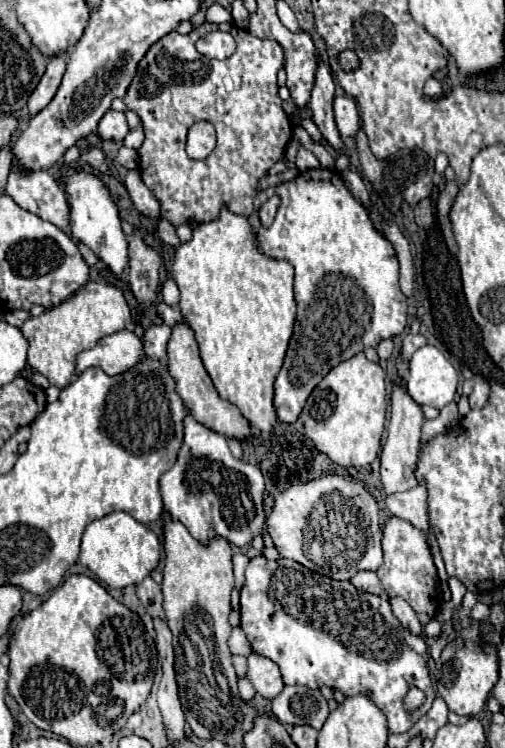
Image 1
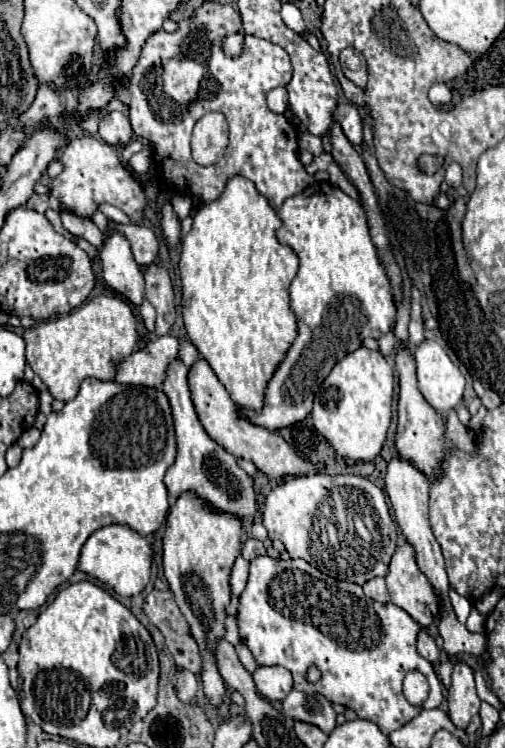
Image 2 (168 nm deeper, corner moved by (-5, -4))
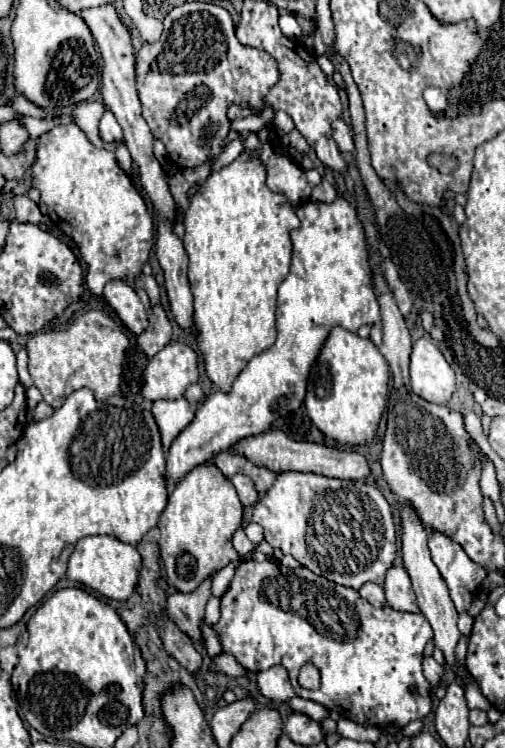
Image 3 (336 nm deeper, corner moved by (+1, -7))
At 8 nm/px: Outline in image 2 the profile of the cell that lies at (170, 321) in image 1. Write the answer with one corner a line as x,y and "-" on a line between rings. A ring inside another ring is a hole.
178,338
178,342
180,342
180,360
190,368
198,358
198,350
188,338

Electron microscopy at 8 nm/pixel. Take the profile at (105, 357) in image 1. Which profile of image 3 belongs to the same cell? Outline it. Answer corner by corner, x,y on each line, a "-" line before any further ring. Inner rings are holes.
170,343
148,363
144,379
146,399
180,399
198,381
198,355
184,343

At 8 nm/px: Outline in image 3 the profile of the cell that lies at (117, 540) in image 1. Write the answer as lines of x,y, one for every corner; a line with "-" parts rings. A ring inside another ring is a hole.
94,535
94,537
84,537
76,543
68,559
66,577
70,581
82,583
84,587
108,599
128,599
136,589
138,569
140,569
140,553
136,551
134,545
122,543
110,535

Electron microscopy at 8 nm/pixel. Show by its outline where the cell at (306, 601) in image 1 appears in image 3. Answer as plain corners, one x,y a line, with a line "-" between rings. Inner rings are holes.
252,559
242,561
220,599
220,621
212,629
220,637
222,653
232,655
244,669
258,673
282,663
290,673
296,695
314,699
328,711
338,711
354,723
372,727
396,723
404,727
410,721
424,719
432,709
430,683
422,673
422,651
432,641
432,627
424,615
394,611
388,605
376,609
358,591
318,577
306,567
288,569
268,559
262,563
-
306,663
312,663
320,671
320,687
316,691
298,685
300,667

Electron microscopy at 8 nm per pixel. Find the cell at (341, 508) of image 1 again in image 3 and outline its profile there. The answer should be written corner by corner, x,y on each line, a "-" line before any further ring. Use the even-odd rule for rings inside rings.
300,471
278,473
270,491
254,505
254,521
264,527
264,539
272,547
282,549
284,555
292,555
312,573
352,589
360,589
368,581
384,585
384,575
394,565
398,553
390,505
376,487
364,481
344,481

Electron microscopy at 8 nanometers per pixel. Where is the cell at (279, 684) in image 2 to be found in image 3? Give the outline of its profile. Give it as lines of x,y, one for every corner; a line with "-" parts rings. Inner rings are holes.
274,665
274,667
258,673
258,687
260,687
262,695
272,701
288,701
296,695
294,687
288,679
286,667
280,667
280,665

